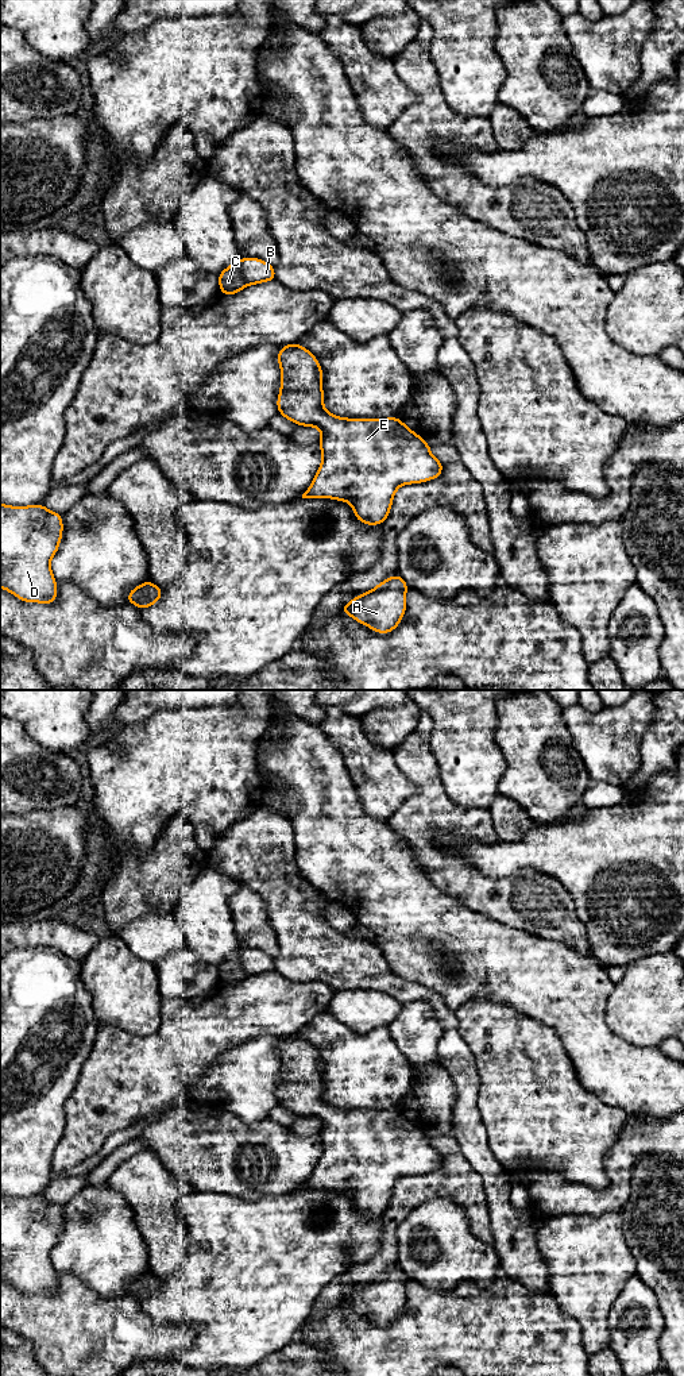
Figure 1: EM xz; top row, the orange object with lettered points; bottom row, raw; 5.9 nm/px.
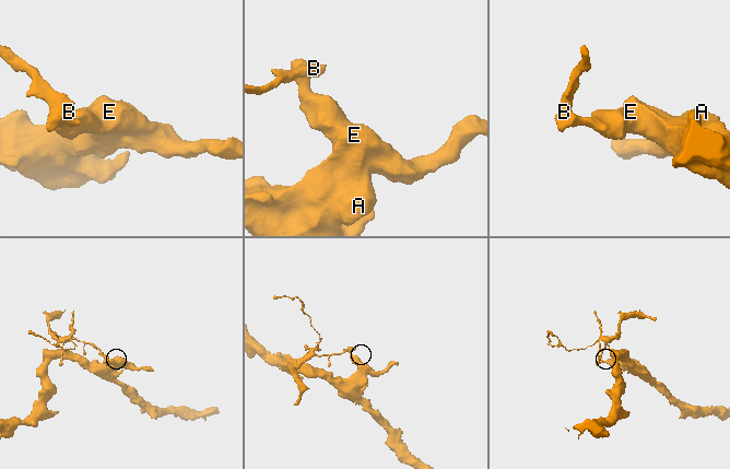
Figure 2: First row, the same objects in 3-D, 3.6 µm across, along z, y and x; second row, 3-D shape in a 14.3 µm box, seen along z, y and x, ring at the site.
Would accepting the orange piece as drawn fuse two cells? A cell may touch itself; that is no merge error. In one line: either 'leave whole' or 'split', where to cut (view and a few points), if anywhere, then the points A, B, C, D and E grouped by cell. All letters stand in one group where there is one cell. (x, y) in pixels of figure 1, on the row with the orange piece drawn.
split; cut in xz along (238, 262), (239, 272), (248, 284); A C D E / B

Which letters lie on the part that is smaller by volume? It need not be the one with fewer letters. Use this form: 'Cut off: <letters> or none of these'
Cut off: B

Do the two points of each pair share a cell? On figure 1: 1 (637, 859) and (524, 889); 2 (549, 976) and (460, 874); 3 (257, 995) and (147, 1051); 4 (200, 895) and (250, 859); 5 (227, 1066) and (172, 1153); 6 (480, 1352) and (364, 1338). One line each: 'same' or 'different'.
1: different
2: different
3: same
4: different
5: different
6: same

